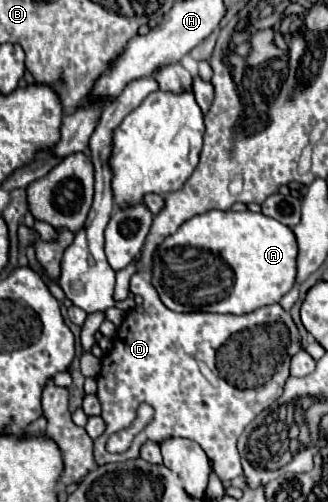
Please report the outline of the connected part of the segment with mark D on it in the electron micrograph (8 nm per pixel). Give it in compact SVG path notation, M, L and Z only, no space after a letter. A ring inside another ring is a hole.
M134 273L130 279L130 291L142 295L144 303L126 315L118 333L114 337L114 347L108 353L108 369L100 371L100 389L98 399L102 403L102 417L106 421L106 433L94 441L94 459L96 463L112 463L136 459L140 445L146 439L160 443L166 437L188 437L196 441L206 455L214 461L214 471L222 481L230 481L242 475L240 469L232 469L230 451L236 451L236 439L244 427L264 409L268 409L284 391L288 379L290 359L300 351L300 333L290 313L284 311L278 303L260 307L244 315L218 315L218 313L176 313L160 301L156 289L152 287L152 273ZM140 403L154 407L154 419L142 433L138 433L132 445L124 453L110 453L104 447L106 437L128 427Z

